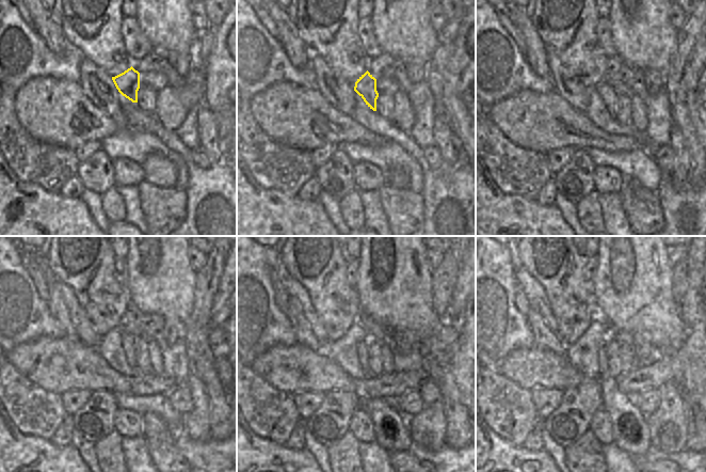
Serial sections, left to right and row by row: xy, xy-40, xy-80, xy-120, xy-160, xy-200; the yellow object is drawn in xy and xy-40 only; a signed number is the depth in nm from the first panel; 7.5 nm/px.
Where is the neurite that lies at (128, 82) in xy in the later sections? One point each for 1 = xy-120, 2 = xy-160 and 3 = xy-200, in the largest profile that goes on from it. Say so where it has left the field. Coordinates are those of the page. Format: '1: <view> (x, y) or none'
1: xy-120 (128, 340)
2: xy-160 (363, 347)
3: xy-200 (630, 431)

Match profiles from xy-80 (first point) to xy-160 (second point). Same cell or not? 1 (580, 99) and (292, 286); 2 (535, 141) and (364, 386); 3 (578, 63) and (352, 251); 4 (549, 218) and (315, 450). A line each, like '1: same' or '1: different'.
1: same
2: same
3: different
4: different

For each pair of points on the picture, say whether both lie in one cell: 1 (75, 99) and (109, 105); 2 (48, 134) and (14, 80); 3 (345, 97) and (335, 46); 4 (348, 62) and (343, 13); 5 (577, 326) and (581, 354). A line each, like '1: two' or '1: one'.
1: two
2: two
3: two
4: one
5: two

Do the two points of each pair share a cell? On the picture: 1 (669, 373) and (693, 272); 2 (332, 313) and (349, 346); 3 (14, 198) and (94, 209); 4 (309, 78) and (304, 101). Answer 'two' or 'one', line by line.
1: one
2: two
3: two
4: two

